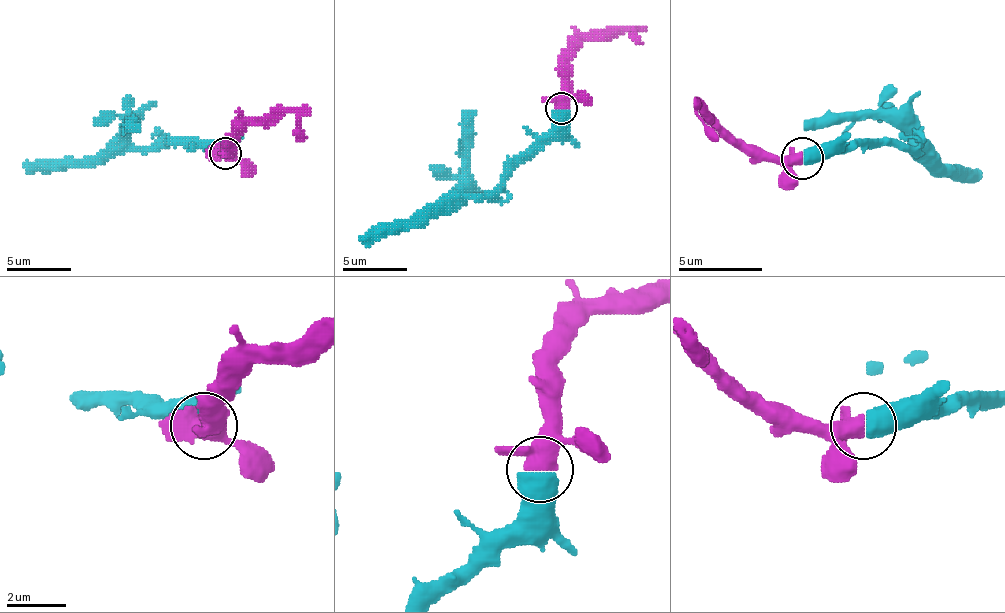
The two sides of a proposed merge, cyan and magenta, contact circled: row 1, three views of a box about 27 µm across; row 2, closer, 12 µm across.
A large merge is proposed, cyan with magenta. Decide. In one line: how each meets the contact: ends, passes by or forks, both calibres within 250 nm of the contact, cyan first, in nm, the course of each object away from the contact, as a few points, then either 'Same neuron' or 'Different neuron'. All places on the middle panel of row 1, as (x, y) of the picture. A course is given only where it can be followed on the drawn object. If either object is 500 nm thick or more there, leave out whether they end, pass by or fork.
Thickness 850 nm (cyan) against 500 nm. Course of cyan: (562, 111), (549, 130), (498, 185), (482, 194), (443, 194), (408, 220), (372, 227), (359, 239). Course of magenta: (562, 108), (562, 69), (585, 40), (607, 40), (633, 27), (639, 43). Same neuron

